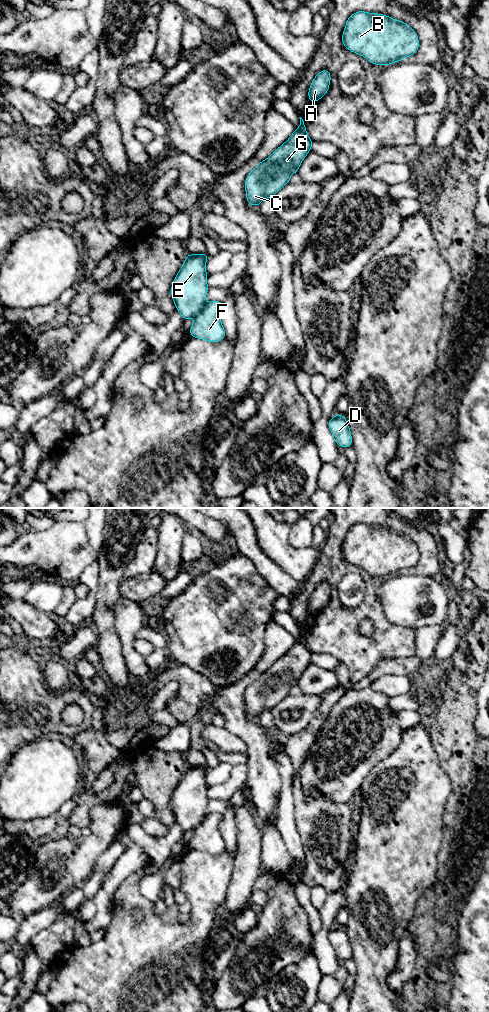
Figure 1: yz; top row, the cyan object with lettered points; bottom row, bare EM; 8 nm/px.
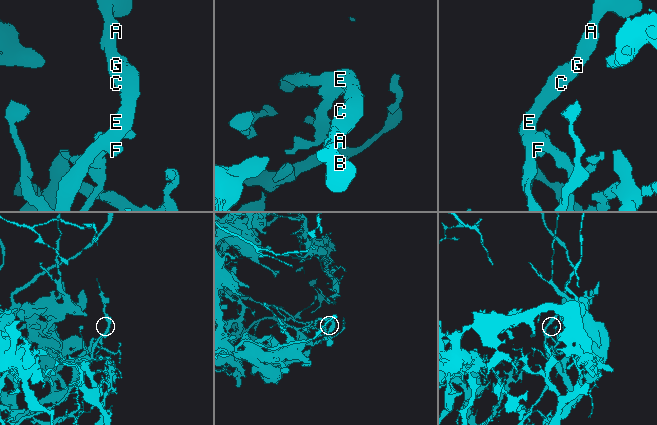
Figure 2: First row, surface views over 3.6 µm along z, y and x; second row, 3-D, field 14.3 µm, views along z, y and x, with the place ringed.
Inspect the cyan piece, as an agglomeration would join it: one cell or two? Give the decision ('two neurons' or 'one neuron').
two neurons

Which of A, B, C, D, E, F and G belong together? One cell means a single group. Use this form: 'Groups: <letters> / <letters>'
Groups: A B C E G / D F

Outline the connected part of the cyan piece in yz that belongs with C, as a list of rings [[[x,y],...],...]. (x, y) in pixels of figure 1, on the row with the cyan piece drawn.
[[[300,118],[300,126],[292,135],[279,146],[268,158],[261,161],[245,178],[245,192],[248,204],[258,207],[266,198],[272,198],[278,191],[289,183],[290,177],[298,172],[298,169],[311,151],[313,141],[307,134],[306,124]]]

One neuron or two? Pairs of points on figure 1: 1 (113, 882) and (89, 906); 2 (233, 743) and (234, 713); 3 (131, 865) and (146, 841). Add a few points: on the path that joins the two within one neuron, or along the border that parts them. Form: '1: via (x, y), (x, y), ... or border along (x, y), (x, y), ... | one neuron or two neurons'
1: border along (93, 900), (97, 913), (90, 920), (83, 922) | two neurons
2: border along (223, 726), (245, 743), (247, 753) | two neurons
3: border along (126, 831), (150, 857), (149, 866) | two neurons

